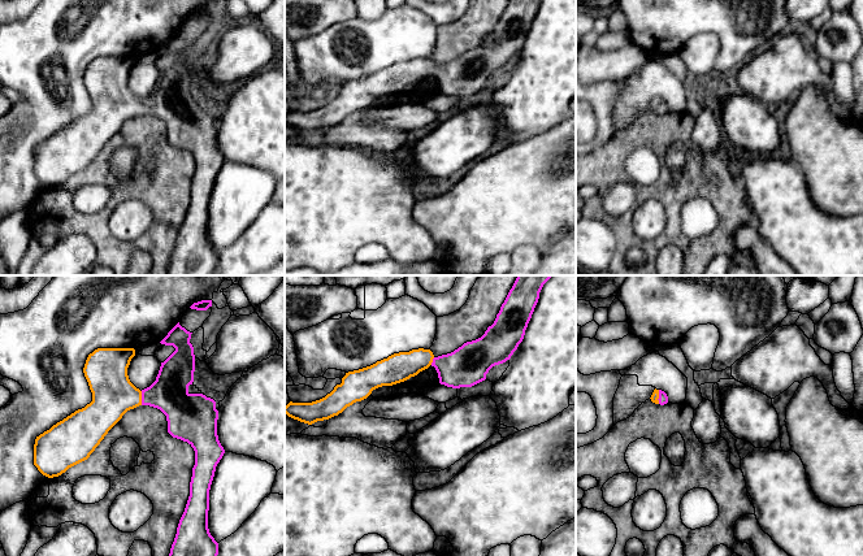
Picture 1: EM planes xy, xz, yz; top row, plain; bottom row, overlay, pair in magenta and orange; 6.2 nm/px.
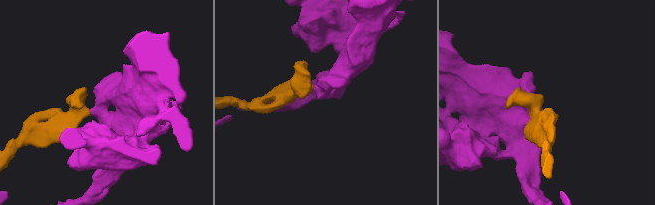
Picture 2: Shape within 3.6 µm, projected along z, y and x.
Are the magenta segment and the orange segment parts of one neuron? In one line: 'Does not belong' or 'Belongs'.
Belongs

